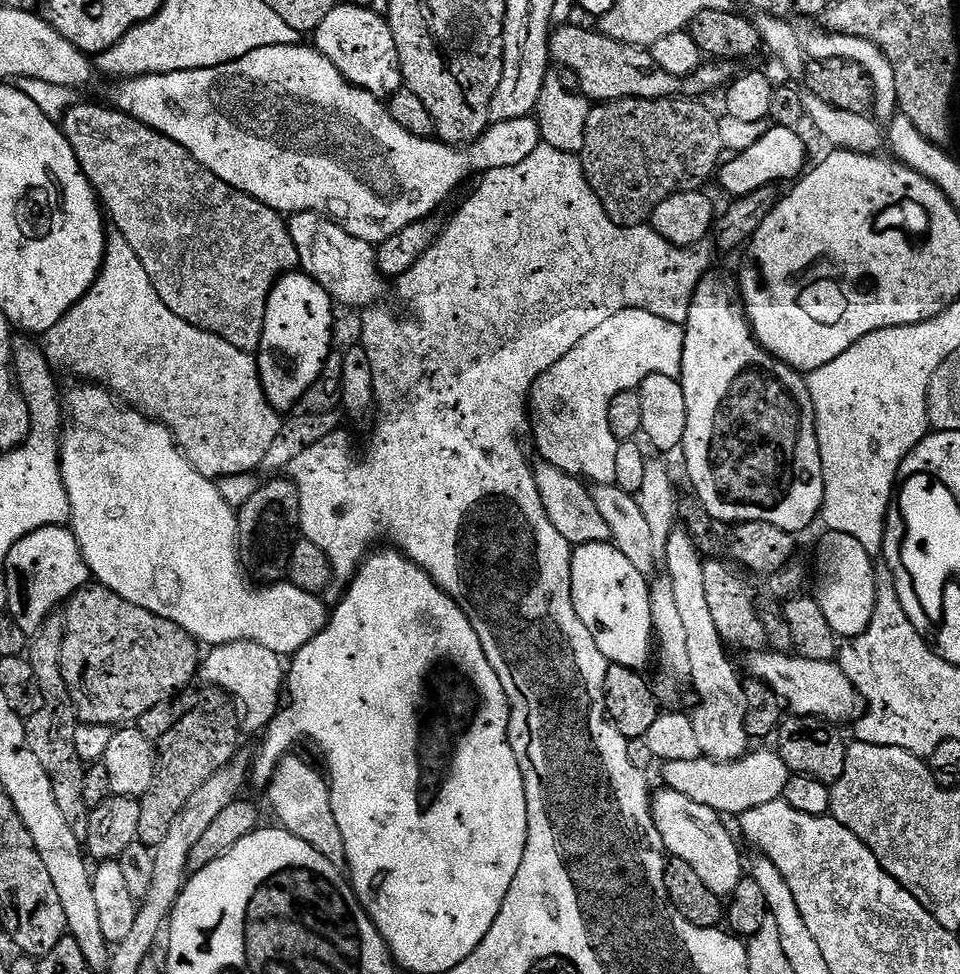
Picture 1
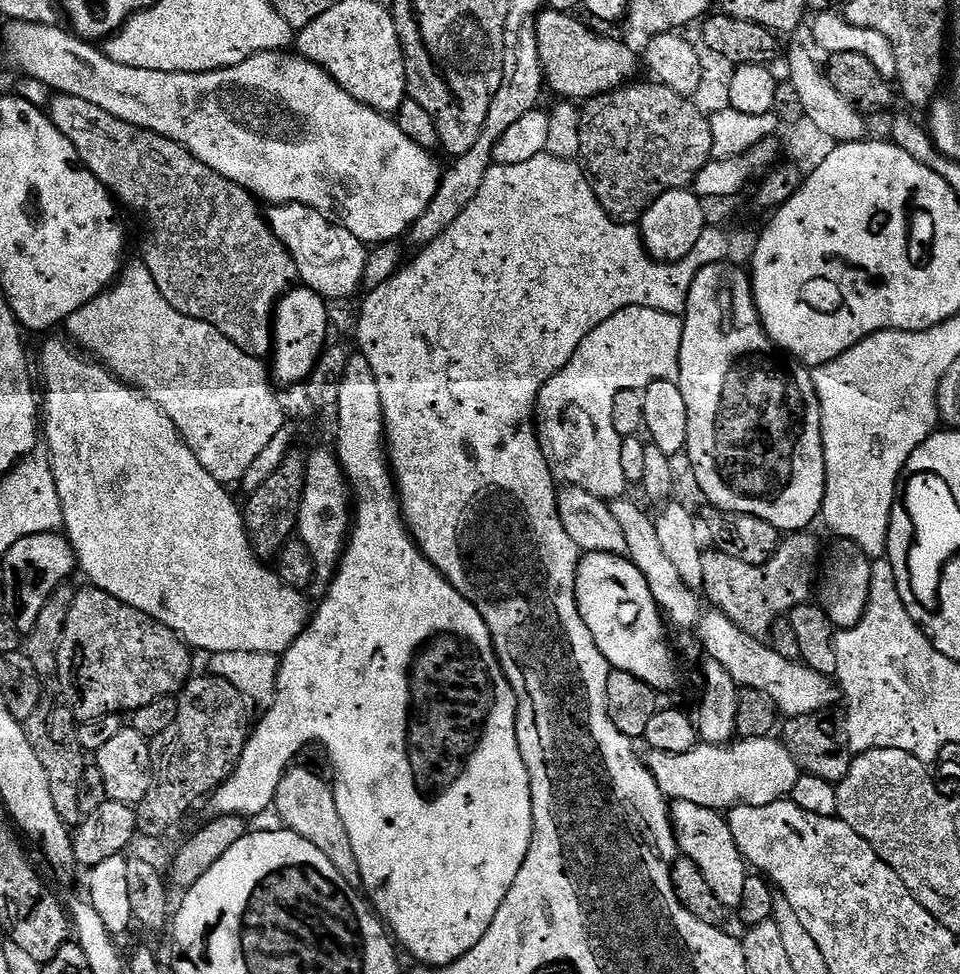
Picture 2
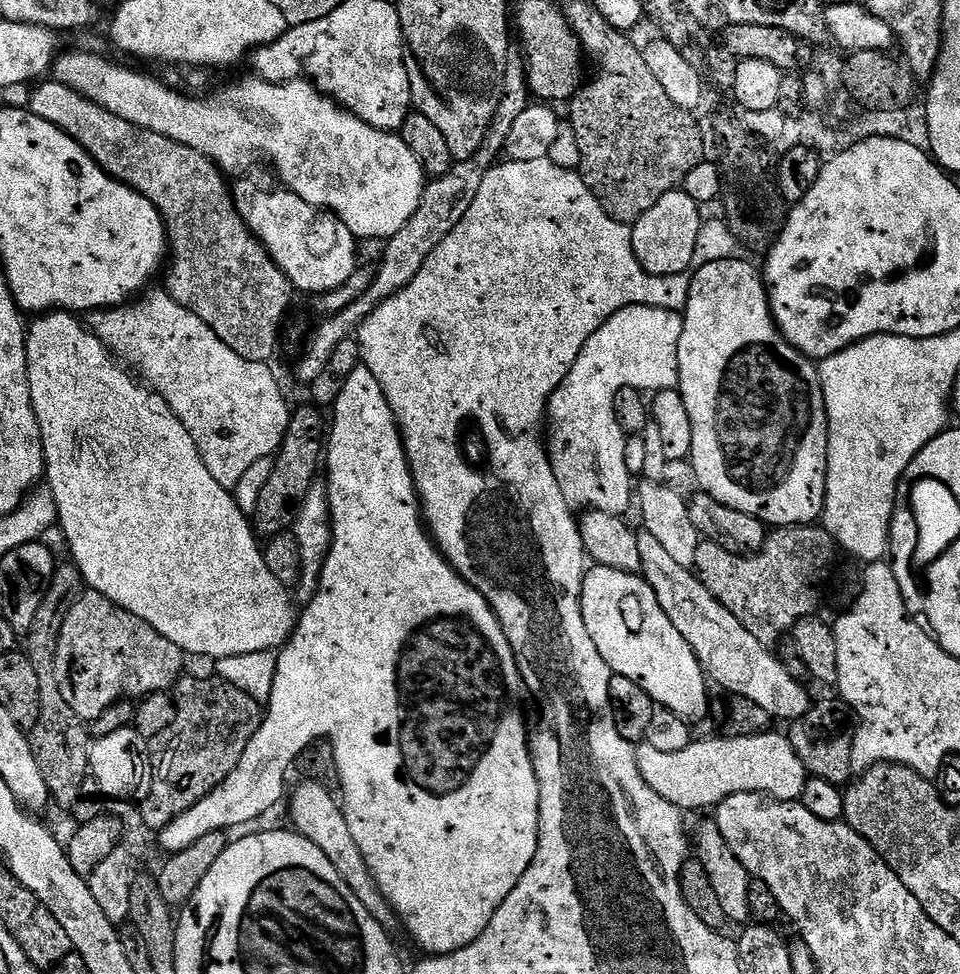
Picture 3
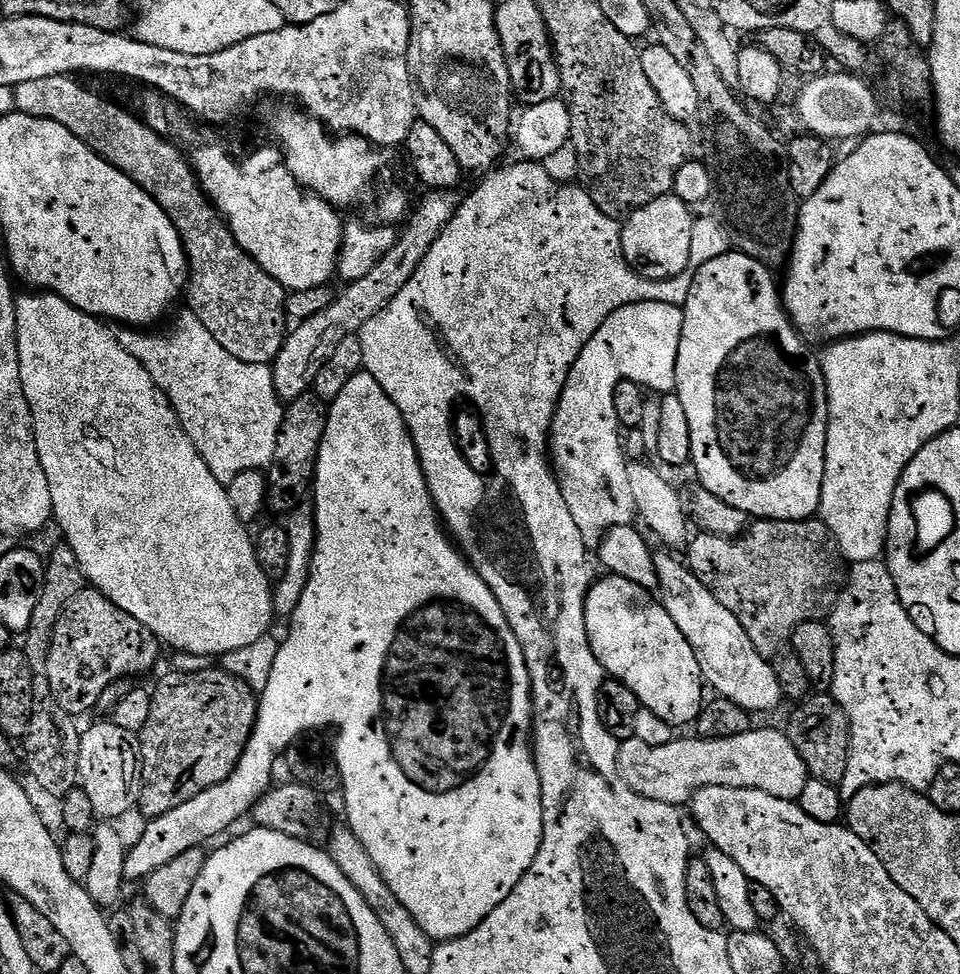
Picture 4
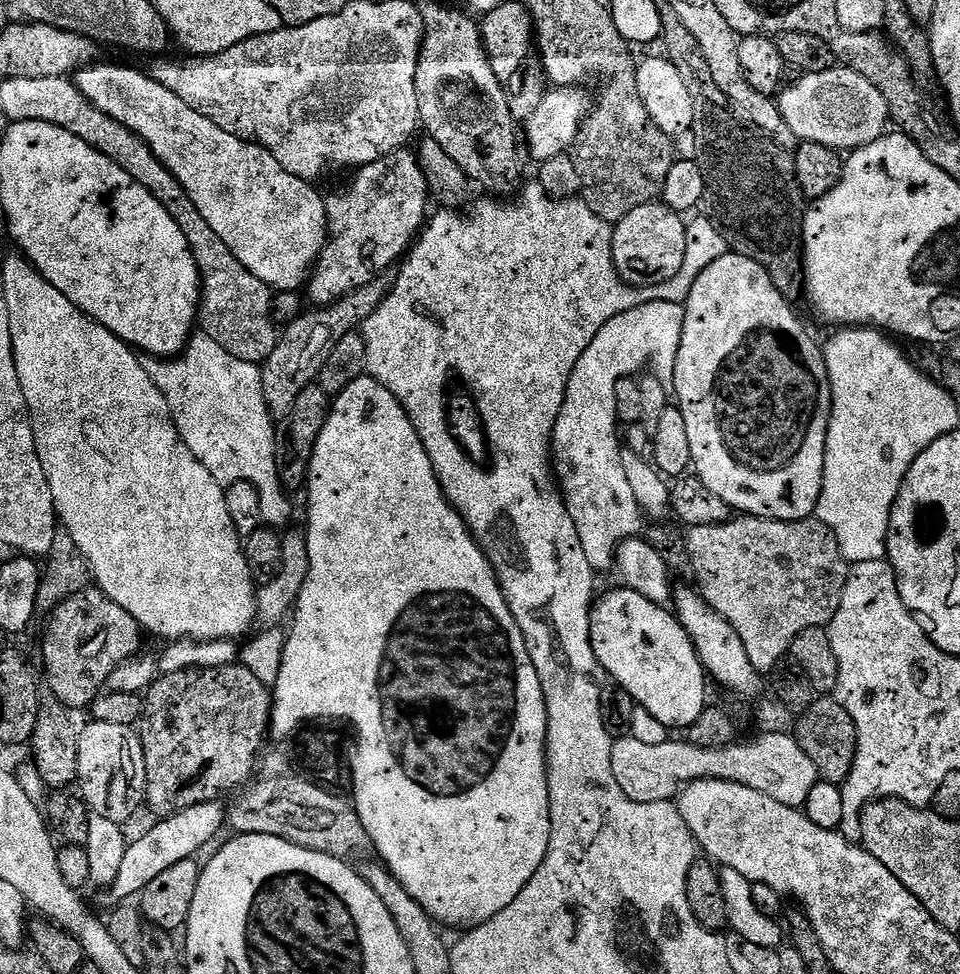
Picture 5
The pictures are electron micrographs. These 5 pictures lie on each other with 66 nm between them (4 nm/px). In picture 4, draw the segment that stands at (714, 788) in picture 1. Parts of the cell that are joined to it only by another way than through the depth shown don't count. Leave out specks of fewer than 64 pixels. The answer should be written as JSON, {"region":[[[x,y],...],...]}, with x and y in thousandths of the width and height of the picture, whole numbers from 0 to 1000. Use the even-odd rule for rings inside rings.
{"region":[[[788,745],[765,758],[724,759],[701,758],[694,766],[673,766],[661,758],[649,761],[644,774],[646,798],[667,817],[705,828],[716,826],[725,813],[740,807],[794,811],[806,819],[827,822],[832,822],[835,811],[840,811],[842,787],[816,751]]]}

